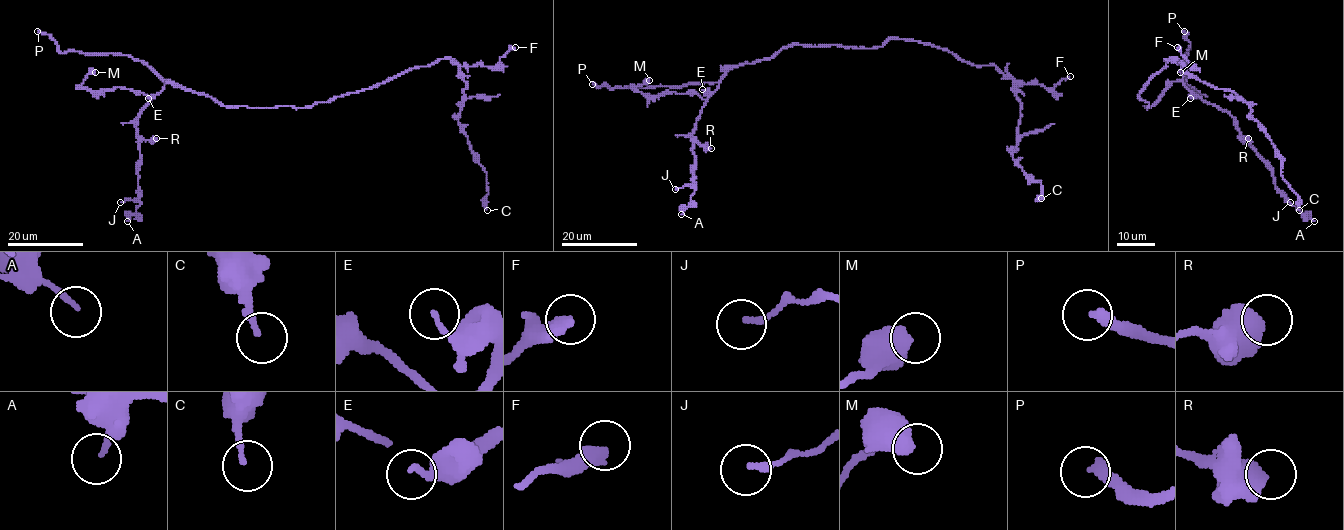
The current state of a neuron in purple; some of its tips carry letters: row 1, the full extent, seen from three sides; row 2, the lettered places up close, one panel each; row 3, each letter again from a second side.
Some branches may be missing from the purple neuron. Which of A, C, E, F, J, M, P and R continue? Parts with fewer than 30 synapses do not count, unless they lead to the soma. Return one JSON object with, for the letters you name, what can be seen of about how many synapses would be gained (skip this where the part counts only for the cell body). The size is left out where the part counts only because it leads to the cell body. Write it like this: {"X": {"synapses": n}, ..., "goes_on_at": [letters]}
{"P": {"synapses": 250}, "goes_on_at": ["P"]}

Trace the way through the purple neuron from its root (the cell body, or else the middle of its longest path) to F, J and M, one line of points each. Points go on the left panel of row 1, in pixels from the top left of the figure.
F: (316, 103), (375, 87), (410, 69), (444, 58), (461, 66), (495, 67), (515, 47)
J: (316, 103), (307, 107), (224, 106), (210, 97), (167, 81), (141, 110), (137, 120), (138, 196), (120, 202)
M: (316, 103), (224, 106), (170, 81), (151, 97), (119, 87), (81, 88), (95, 72)

